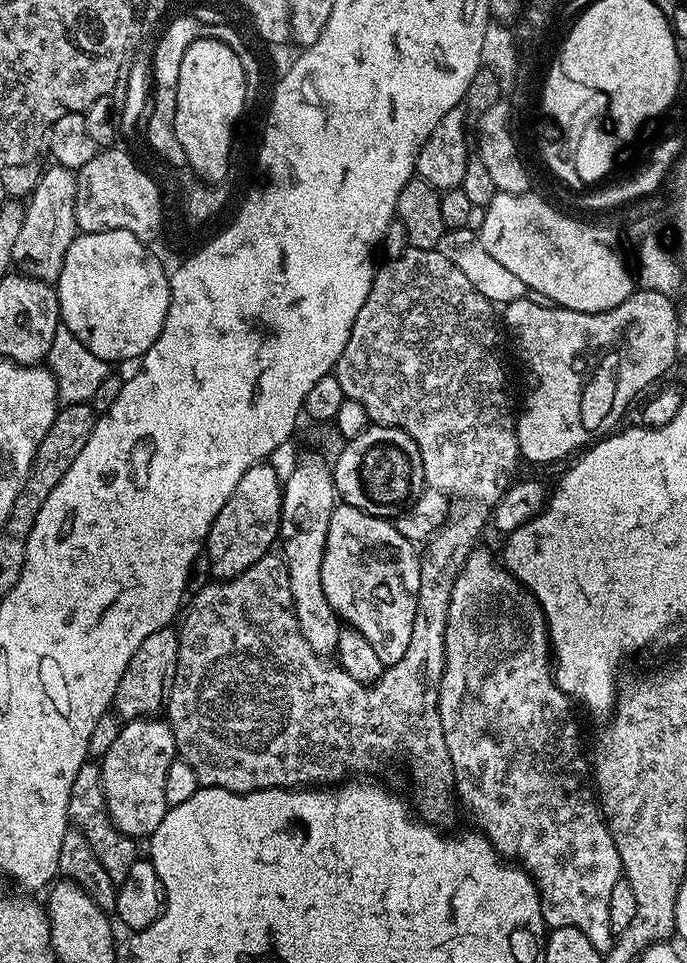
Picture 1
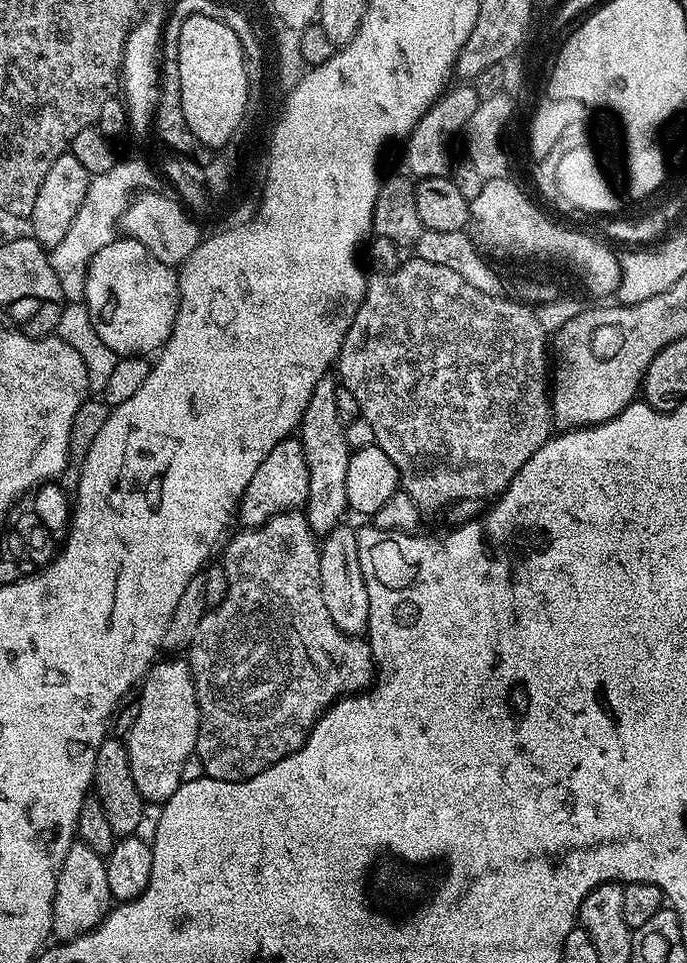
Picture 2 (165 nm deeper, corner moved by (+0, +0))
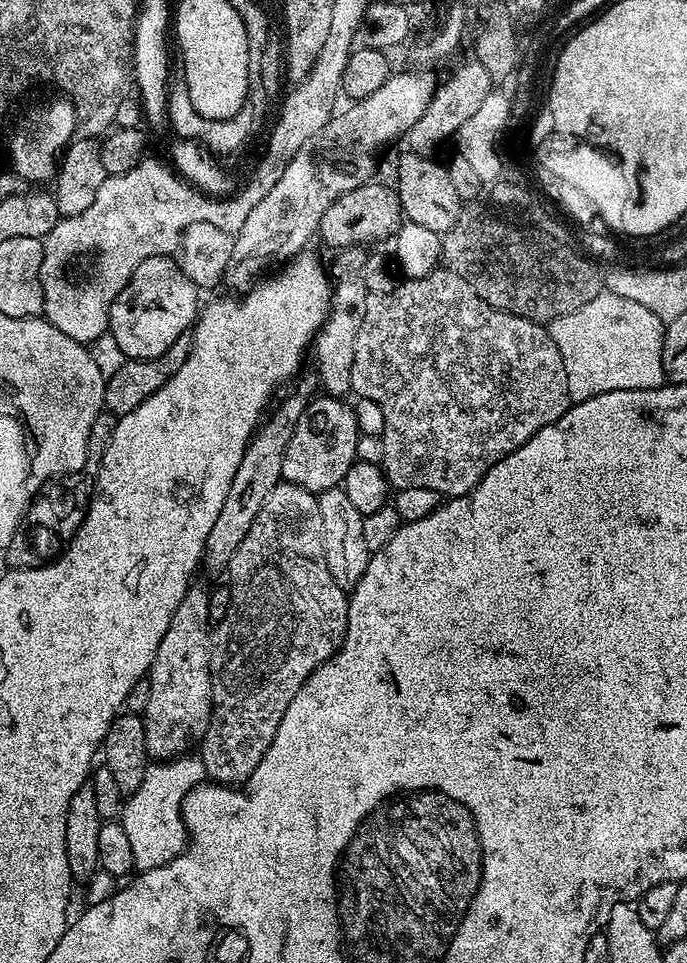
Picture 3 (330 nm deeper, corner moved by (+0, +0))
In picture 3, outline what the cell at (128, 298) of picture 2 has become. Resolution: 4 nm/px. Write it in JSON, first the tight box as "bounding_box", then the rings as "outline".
{"bounding_box":[108,256,202,360],"outline":[[[155,256],[154,258],[146,258],[134,270],[134,274],[130,278],[128,285],[120,291],[118,298],[110,306],[110,322],[108,323],[108,332],[114,336],[118,347],[122,350],[122,354],[129,360],[145,360],[146,358],[158,358],[158,354],[166,354],[166,350],[170,350],[170,346],[174,346],[174,342],[179,336],[185,335],[195,325],[196,317],[202,307],[201,289],[190,278],[186,278],[186,274],[180,269],[179,263],[172,256]]]}

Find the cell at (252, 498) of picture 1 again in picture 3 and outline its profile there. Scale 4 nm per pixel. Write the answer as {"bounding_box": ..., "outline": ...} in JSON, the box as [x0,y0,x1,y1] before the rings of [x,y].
{"bounding_box":[282,394,360,494],"outline":[[[320,394],[317,400],[309,399],[302,418],[298,418],[294,426],[294,434],[290,434],[290,442],[282,458],[283,479],[313,494],[341,487],[346,470],[350,470],[350,466],[357,461],[356,447],[360,435],[355,407],[347,399],[327,394]]]}

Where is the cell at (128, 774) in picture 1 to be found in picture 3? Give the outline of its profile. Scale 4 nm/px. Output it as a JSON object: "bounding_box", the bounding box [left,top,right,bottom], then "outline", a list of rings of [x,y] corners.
{"bounding_box":[142,586,212,761],"outline":[[[190,586],[178,602],[178,610],[174,610],[174,618],[170,618],[170,630],[158,642],[158,654],[154,654],[154,662],[146,677],[148,684],[148,701],[144,704],[142,715],[146,730],[146,750],[153,761],[174,760],[185,755],[188,748],[203,740],[208,723],[212,717],[212,671],[208,650],[210,644],[210,623],[208,615],[212,612],[212,604],[208,601],[208,592],[204,588]]]}

